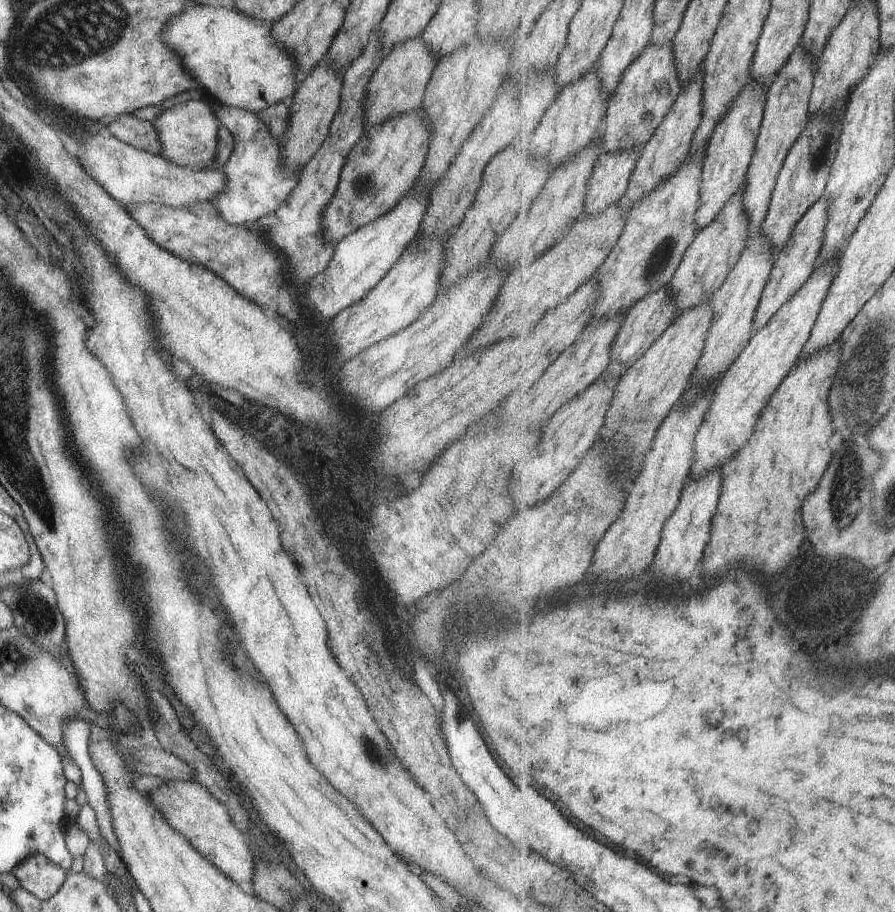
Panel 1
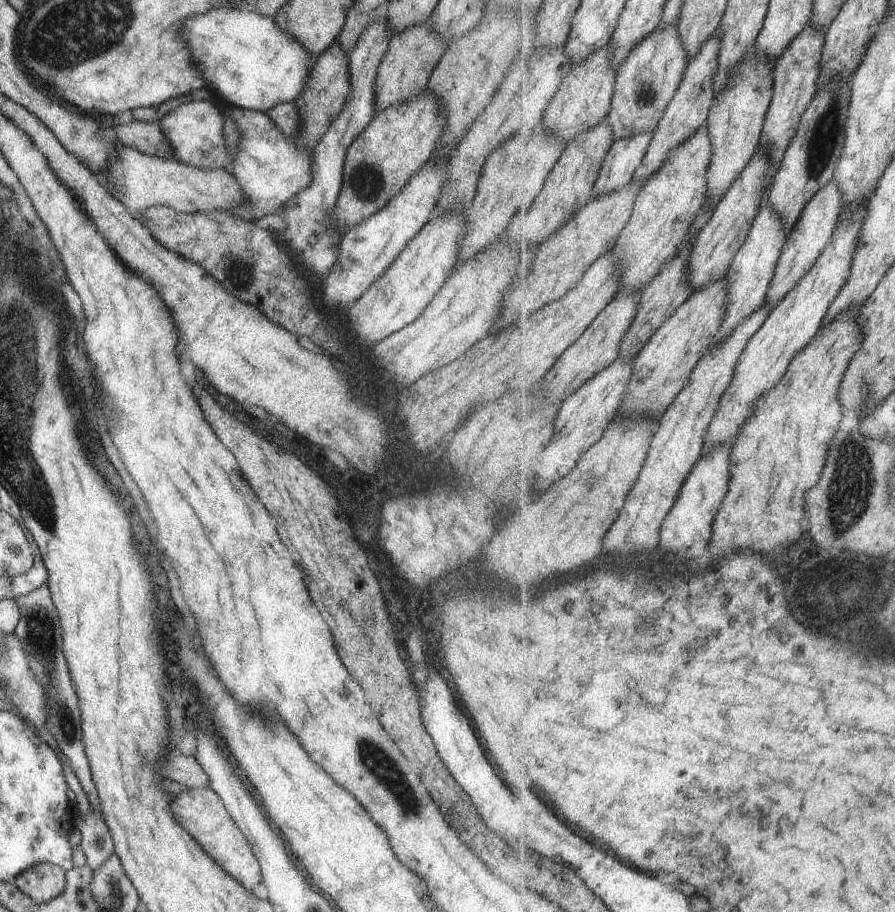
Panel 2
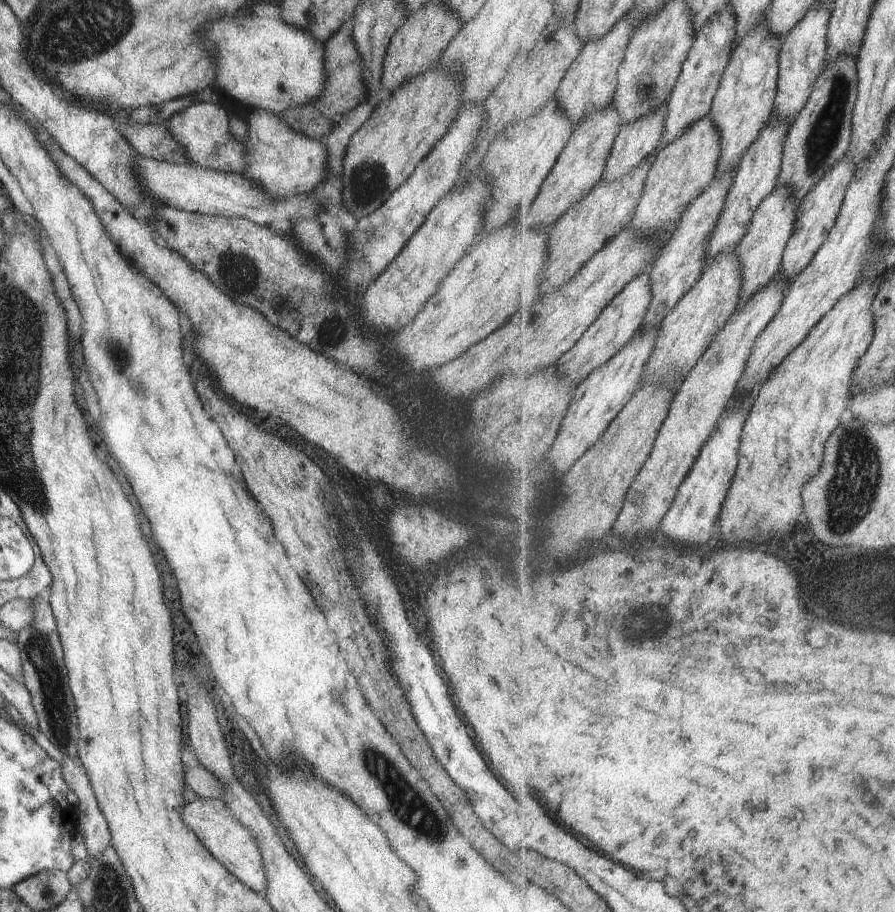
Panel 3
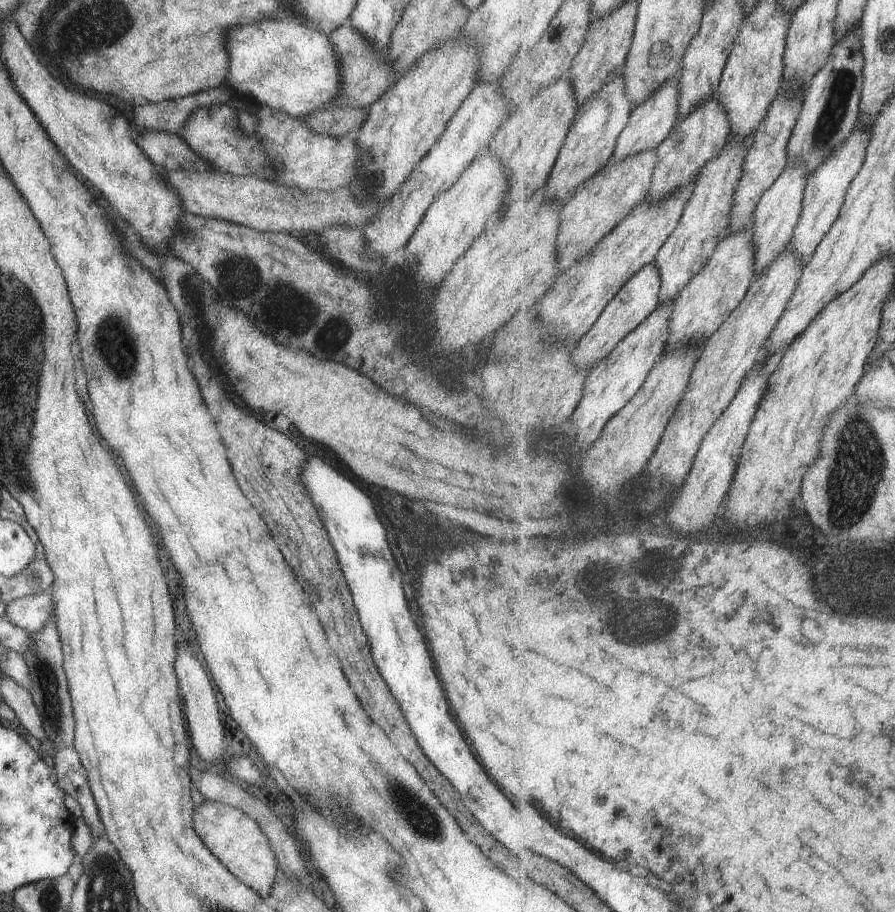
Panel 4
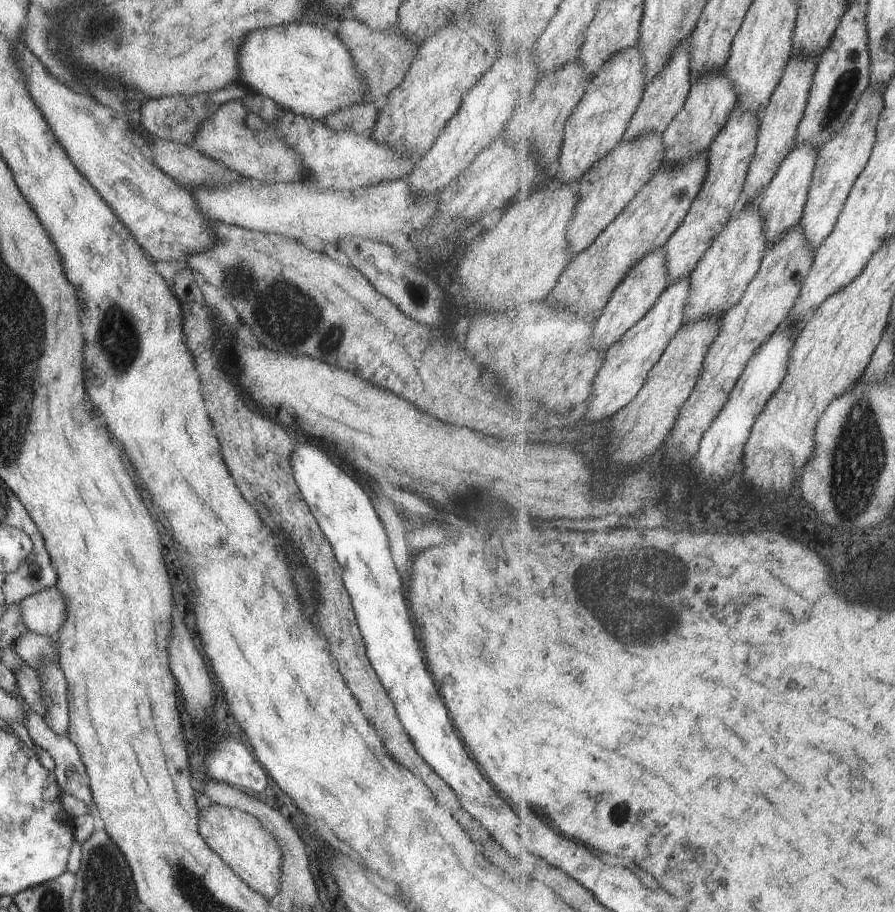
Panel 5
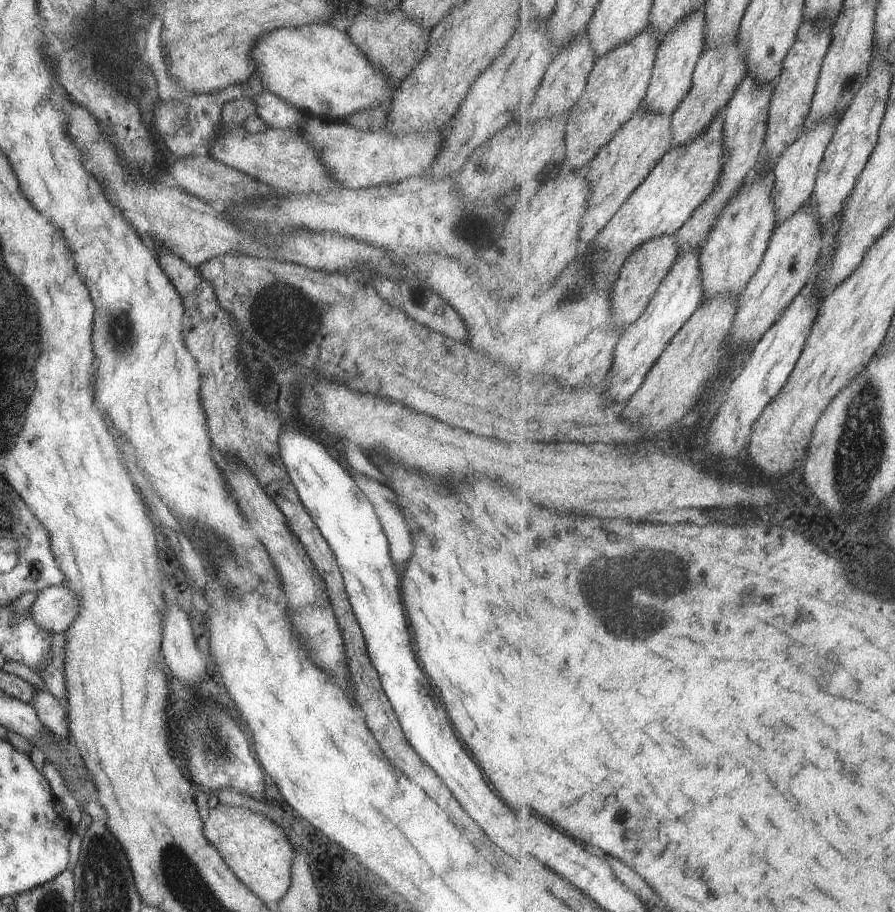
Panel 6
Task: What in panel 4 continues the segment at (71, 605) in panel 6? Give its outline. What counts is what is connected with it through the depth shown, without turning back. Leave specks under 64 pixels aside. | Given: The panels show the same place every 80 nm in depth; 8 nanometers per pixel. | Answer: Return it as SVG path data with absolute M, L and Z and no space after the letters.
M49 590L38 595L19 597L8 602L1 618L28 633L40 631L45 621L53 619Z

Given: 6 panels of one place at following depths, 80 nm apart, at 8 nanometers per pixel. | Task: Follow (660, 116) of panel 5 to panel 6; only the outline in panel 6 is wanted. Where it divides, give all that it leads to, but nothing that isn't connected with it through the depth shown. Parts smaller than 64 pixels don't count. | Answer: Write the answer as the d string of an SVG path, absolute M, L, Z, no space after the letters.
M705 5L702 8L693 10L680 26L675 26L667 34L660 44L656 58L656 66L652 78L652 85L649 86L648 94L640 108L655 114L667 114L674 116L685 101L689 92L693 89L693 78L696 67L700 61L701 54L705 49L705 34L708 33L708 15L705 14Z

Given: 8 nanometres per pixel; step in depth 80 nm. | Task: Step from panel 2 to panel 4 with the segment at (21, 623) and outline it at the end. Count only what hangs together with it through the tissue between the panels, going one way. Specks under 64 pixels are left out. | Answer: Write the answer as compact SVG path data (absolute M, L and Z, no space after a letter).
M53 619L45 621L40 631L28 634L26 649L21 652L30 674L30 695L42 720L46 740L59 747L71 747L74 739L74 720L66 676L62 669L60 640Z

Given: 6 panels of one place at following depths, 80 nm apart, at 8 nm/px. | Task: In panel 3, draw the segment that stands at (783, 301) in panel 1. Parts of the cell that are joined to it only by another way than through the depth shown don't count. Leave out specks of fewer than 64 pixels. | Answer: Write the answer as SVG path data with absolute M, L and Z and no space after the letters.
M845 156L839 164L836 164L822 179L816 188L804 198L798 206L796 214L796 229L789 239L788 248L785 249L782 260L782 274L787 279L794 280L812 264L820 248L828 241L832 228L836 225L840 216L840 210L851 182L855 180L857 168Z

